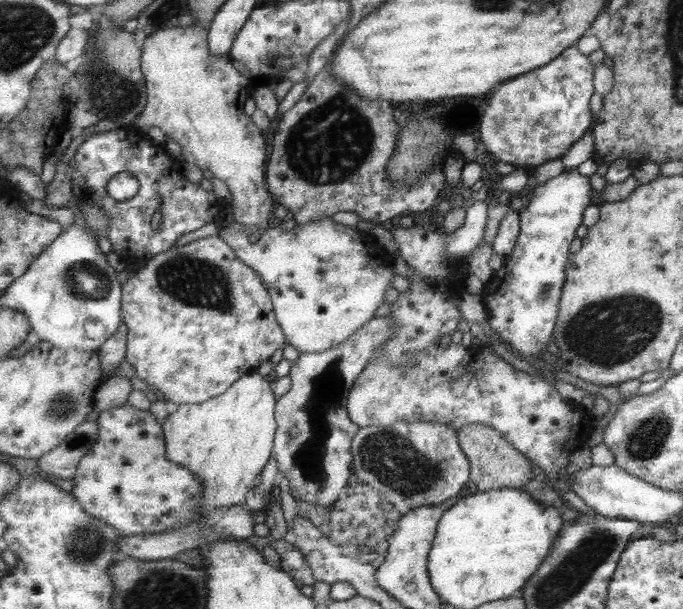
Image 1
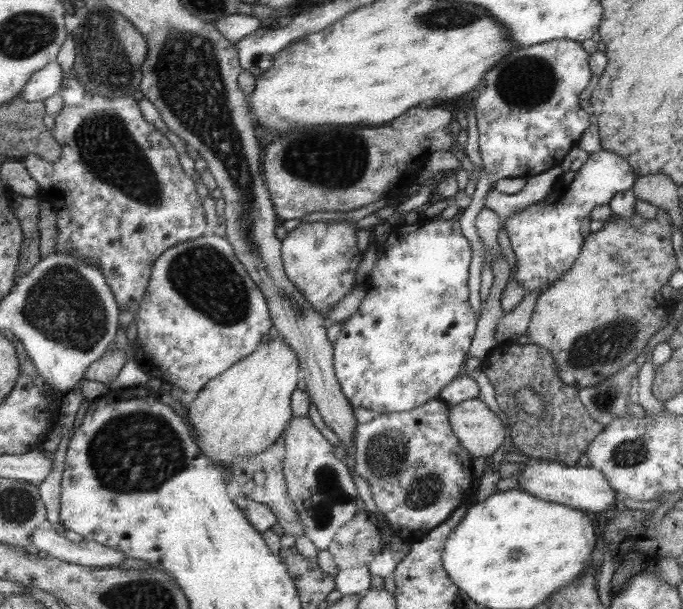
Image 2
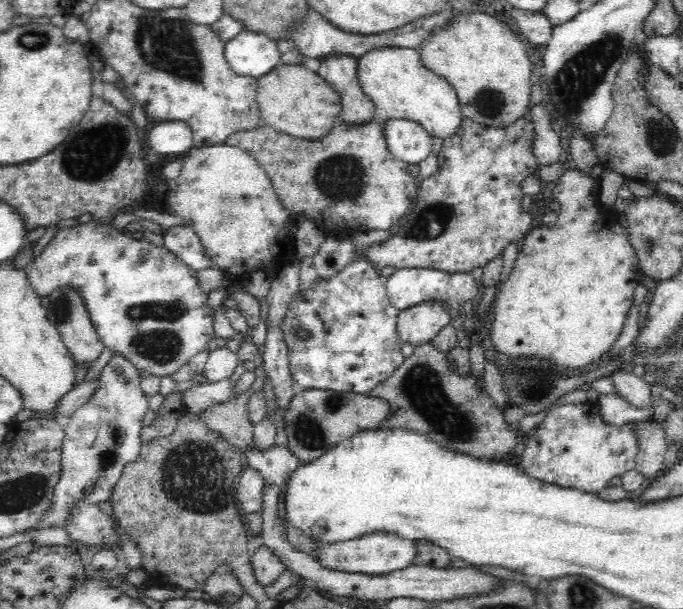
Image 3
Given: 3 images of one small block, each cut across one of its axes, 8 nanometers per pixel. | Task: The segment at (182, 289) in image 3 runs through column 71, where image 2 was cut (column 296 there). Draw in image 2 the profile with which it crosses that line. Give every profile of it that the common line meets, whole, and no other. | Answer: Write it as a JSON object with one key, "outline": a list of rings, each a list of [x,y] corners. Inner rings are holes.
{"outline":[[[348,222],[299,223],[281,240],[281,258],[284,259],[284,274],[292,281],[313,309],[325,317],[329,308],[339,302],[353,286],[353,272],[361,259],[357,250],[355,230]]]}

